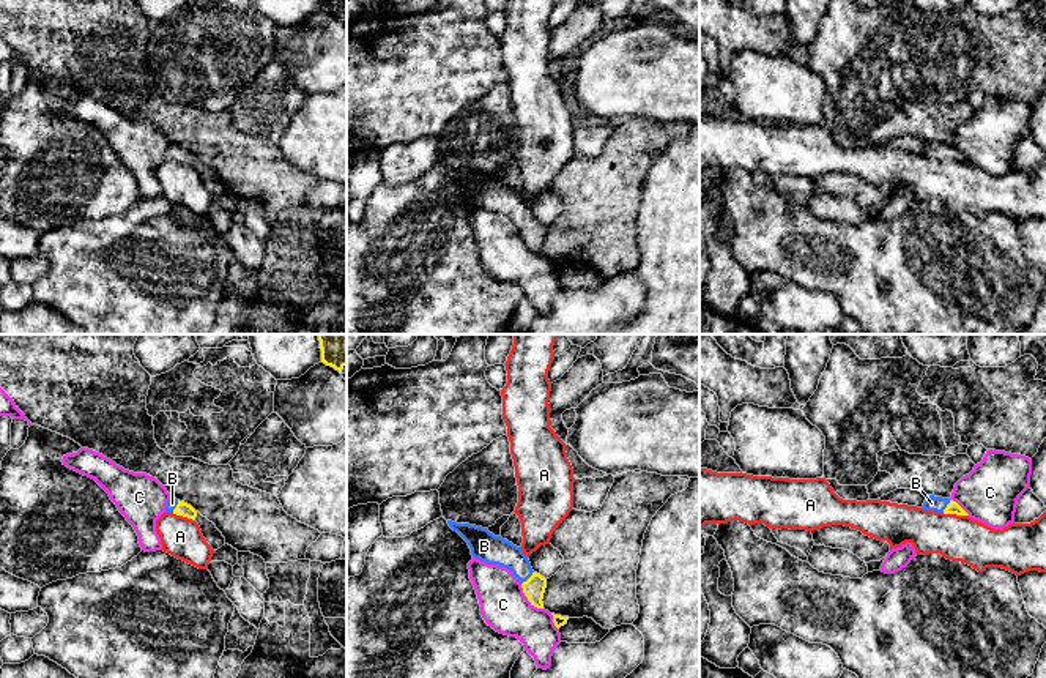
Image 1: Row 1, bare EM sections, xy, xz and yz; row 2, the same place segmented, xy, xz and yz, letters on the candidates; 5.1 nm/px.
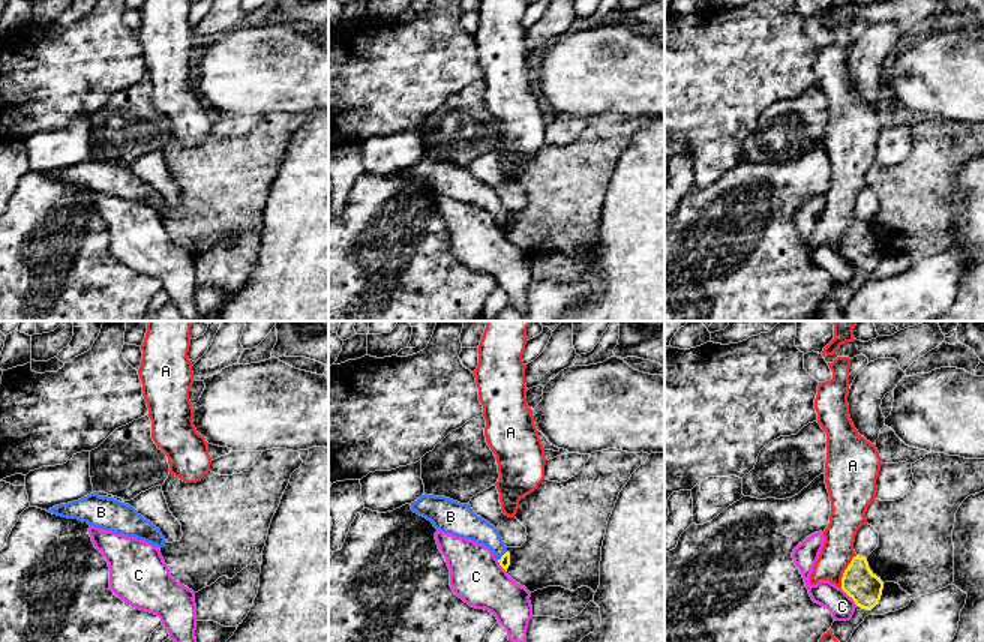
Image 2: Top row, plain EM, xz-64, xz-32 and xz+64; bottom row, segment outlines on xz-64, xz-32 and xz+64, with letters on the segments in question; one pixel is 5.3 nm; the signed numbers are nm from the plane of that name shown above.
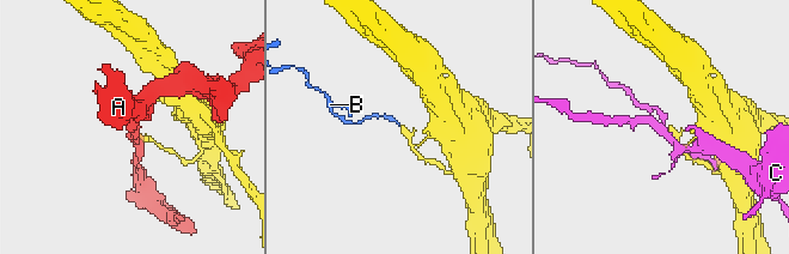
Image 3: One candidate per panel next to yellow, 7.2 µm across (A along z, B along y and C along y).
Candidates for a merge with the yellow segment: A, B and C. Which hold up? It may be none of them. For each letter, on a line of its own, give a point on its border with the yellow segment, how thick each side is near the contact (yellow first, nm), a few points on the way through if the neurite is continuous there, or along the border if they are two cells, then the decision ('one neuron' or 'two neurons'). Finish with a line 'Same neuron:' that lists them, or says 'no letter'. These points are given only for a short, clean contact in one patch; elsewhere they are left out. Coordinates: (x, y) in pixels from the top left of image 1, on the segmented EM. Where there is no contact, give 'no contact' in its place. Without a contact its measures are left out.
A: yz (955, 513) | 60/240 nm | two neurons
B: xz (530, 577) | 110/150 nm | across xz (534, 587), (530, 577), (506, 554), (492, 549) | one neuron
C: xz (528, 599) | 110/240 nm | two neurons
Same neuron: B

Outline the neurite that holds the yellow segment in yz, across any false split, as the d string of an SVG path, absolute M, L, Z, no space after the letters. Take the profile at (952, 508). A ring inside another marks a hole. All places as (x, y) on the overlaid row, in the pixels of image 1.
M926 495L922 508L944 514L969 516L956 501L934 495Z

